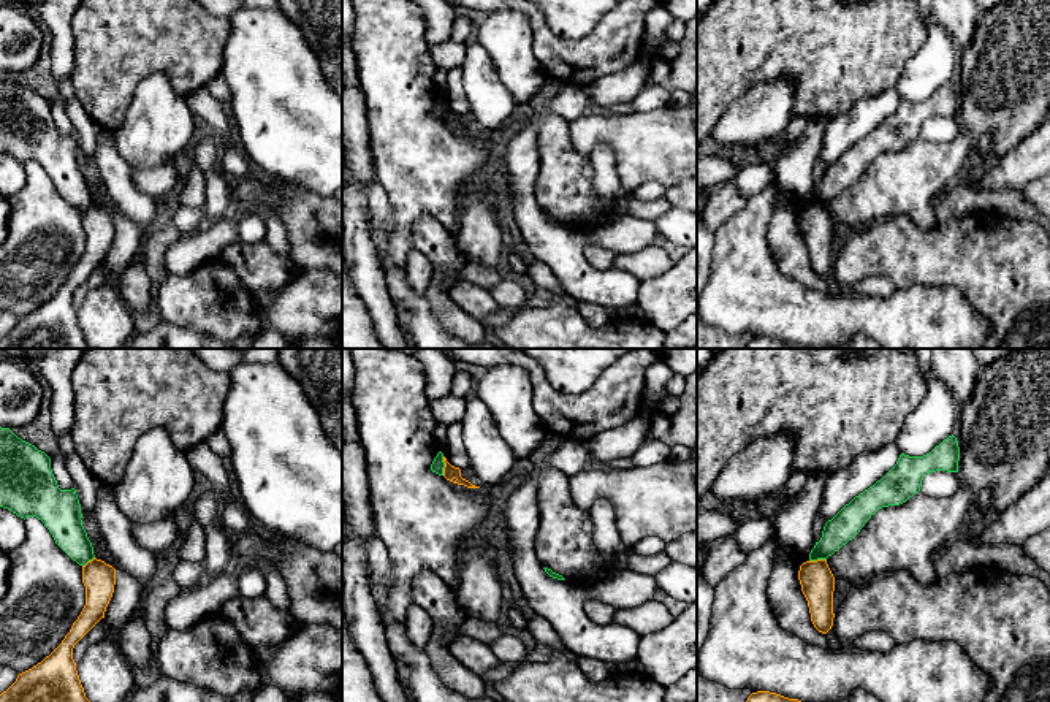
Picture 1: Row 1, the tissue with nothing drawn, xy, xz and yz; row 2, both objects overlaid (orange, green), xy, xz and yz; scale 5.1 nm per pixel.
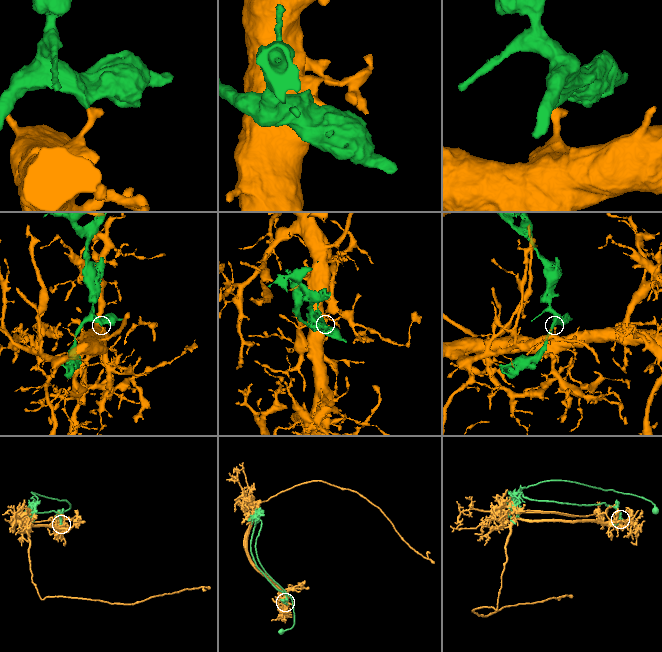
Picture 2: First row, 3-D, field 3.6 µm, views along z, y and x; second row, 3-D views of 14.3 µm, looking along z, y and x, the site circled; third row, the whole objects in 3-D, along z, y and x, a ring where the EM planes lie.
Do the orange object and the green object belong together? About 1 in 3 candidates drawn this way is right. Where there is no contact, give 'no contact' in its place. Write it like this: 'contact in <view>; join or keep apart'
contact in xz; keep apart

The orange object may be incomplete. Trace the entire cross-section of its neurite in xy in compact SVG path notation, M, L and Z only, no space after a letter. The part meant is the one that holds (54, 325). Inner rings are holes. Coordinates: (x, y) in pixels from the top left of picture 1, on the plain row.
M93 203L82 211L86 250L62 288L41 307L17 320L0 349L92 349L81 330L74 290L101 265L112 242L116 214Z

